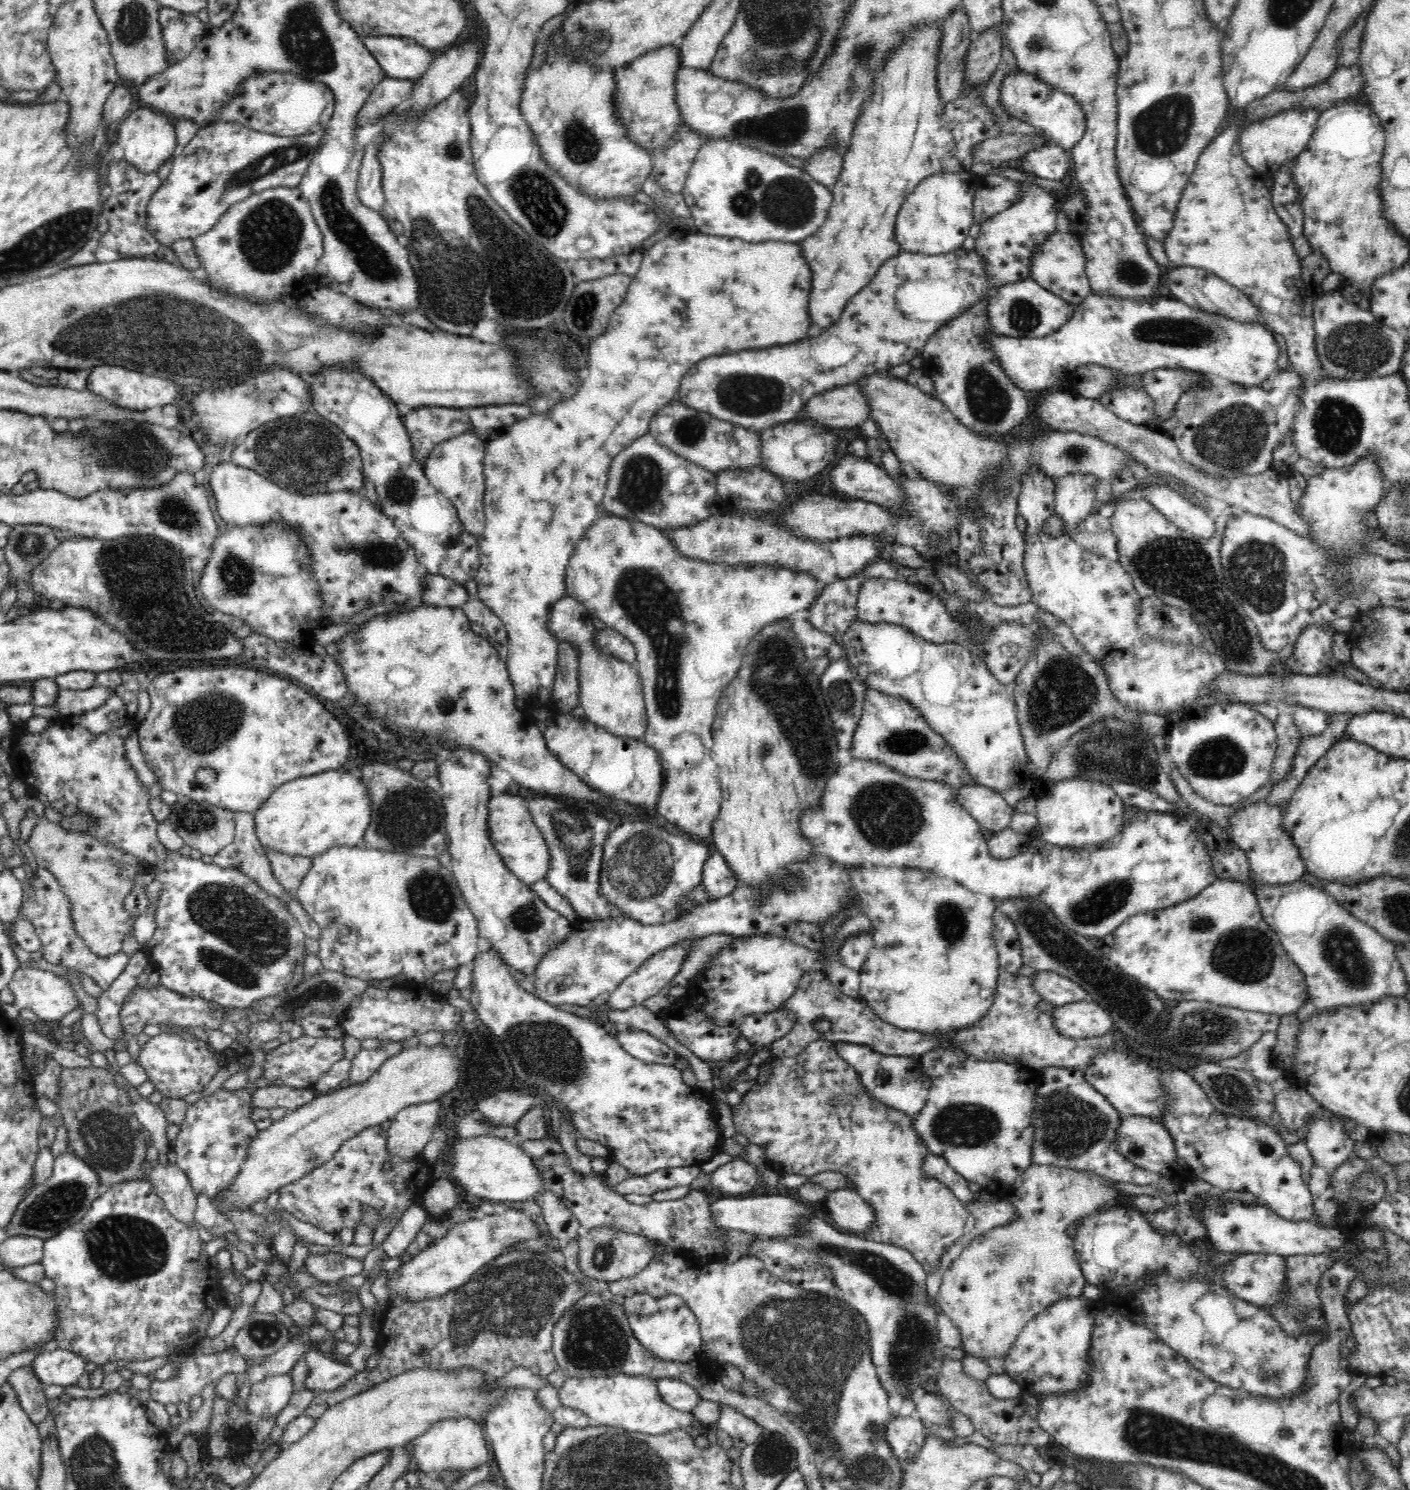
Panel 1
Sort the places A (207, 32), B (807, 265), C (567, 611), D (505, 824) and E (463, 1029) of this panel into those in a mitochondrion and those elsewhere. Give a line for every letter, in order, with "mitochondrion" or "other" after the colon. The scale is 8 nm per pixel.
A: other
B: other
C: other
D: other
E: other

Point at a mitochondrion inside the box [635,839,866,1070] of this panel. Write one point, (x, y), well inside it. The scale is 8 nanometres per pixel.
(758, 902)

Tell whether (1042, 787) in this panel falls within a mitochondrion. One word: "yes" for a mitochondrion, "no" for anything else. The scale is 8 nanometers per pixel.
no

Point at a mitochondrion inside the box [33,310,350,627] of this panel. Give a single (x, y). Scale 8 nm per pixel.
(301, 454)

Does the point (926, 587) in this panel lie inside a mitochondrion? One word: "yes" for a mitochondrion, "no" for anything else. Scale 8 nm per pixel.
no

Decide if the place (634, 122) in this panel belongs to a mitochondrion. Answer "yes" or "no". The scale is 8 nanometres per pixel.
no

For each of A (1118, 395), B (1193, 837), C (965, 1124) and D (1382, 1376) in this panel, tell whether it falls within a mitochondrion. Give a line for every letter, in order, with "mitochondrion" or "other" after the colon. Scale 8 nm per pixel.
A: other
B: other
C: mitochondrion
D: other

